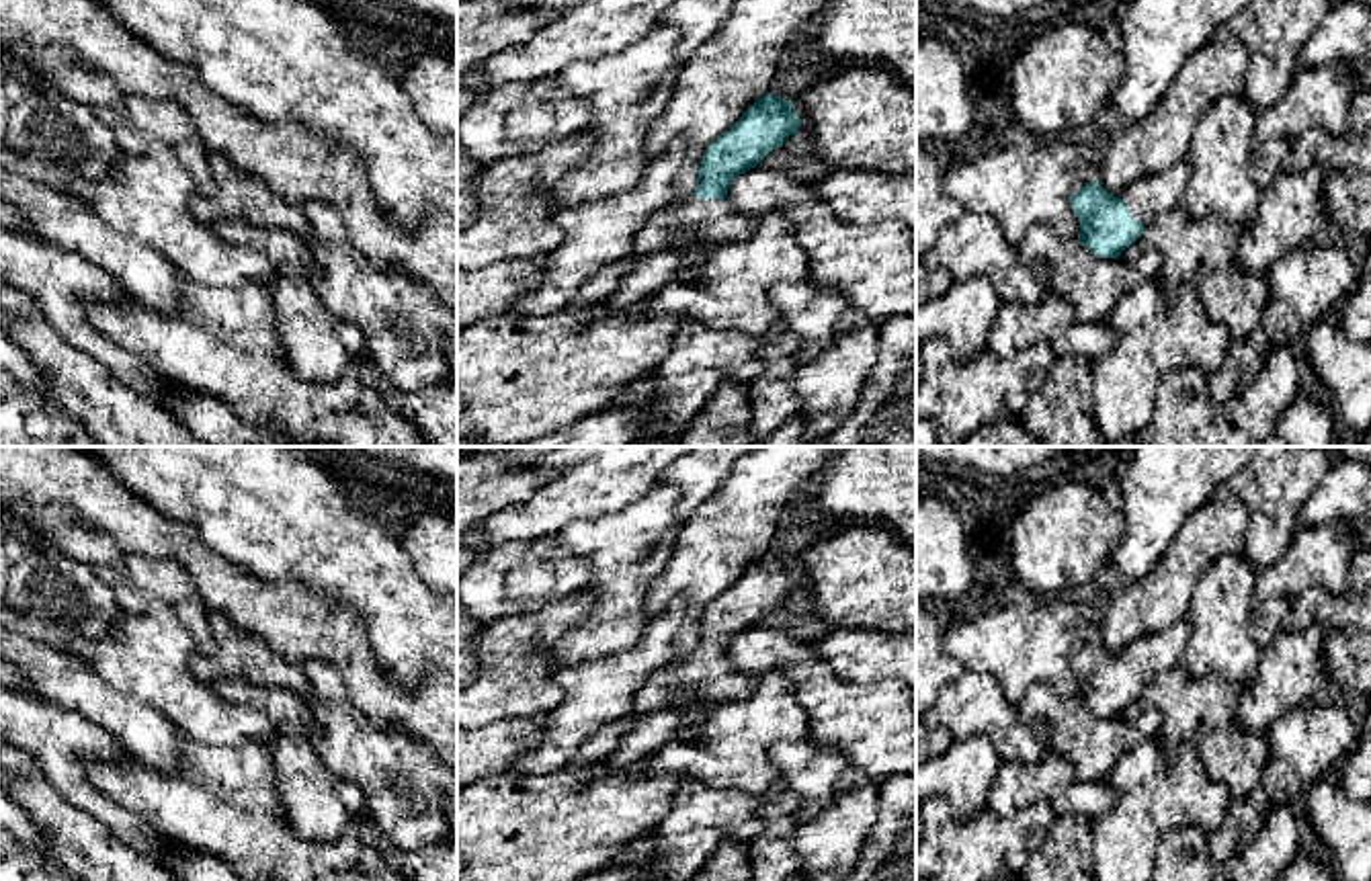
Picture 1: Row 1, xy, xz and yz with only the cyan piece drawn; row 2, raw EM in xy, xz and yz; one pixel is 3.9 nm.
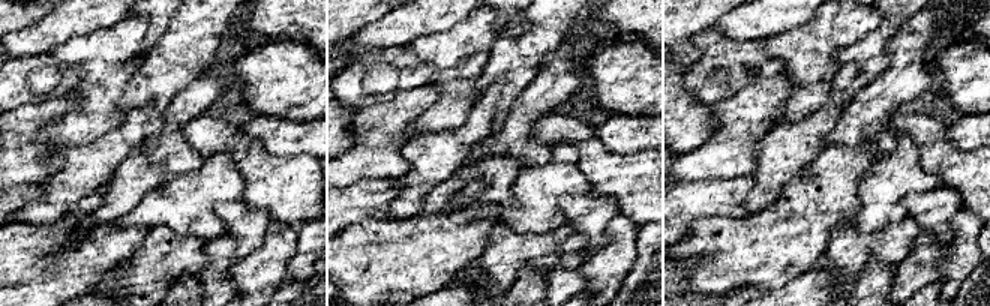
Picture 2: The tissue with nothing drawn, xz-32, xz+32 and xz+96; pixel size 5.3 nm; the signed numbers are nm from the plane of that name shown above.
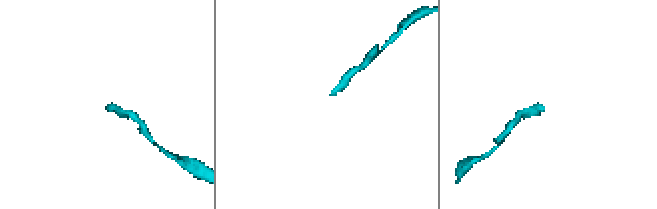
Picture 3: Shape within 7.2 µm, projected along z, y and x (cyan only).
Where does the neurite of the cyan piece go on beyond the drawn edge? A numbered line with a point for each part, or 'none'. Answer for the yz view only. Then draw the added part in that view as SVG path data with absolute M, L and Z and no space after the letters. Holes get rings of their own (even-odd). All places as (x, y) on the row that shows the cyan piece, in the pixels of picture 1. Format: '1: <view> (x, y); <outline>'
1: yz (1162, 191); M1182 158L1160 172L1131 182L1121 191L1119 199L1139 223L1150 225L1160 213L1180 207L1189 172L1189 162Z

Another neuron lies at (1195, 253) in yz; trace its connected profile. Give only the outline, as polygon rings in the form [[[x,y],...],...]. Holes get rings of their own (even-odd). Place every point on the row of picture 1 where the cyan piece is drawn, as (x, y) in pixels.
[[[1185,211],[1160,213],[1141,236],[1121,252],[1121,260],[1135,262],[1141,252],[1156,250],[1162,256],[1162,268],[1156,283],[1166,299],[1178,289],[1191,287],[1201,299],[1209,320],[1228,330],[1230,340],[1242,340],[1252,334],[1269,301],[1269,275],[1244,272],[1236,264],[1240,229],[1219,217],[1193,219]]]

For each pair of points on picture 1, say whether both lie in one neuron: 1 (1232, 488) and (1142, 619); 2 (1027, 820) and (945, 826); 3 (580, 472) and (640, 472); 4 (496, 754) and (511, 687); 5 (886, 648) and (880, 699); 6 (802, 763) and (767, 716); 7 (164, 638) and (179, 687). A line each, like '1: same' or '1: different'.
1: different
2: same
3: same
4: different
5: different
6: different
7: same

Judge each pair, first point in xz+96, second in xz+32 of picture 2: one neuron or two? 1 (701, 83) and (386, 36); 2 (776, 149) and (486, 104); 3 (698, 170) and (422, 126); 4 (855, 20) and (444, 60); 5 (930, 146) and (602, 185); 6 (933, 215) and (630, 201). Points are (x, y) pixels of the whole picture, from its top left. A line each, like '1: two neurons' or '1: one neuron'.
1: two neurons
2: one neuron
3: two neurons
4: one neuron
5: one neuron
6: two neurons

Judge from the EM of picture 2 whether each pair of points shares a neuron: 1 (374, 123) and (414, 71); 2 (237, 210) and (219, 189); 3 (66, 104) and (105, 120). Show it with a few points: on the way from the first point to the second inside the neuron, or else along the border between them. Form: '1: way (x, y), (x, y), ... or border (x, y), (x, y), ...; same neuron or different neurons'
1: border (429, 81), (398, 92), (393, 96); different neurons
2: border (239, 198), (215, 207), (225, 231); different neurons
3: border (71, 95), (74, 105), (60, 117), (42, 126); different neurons

